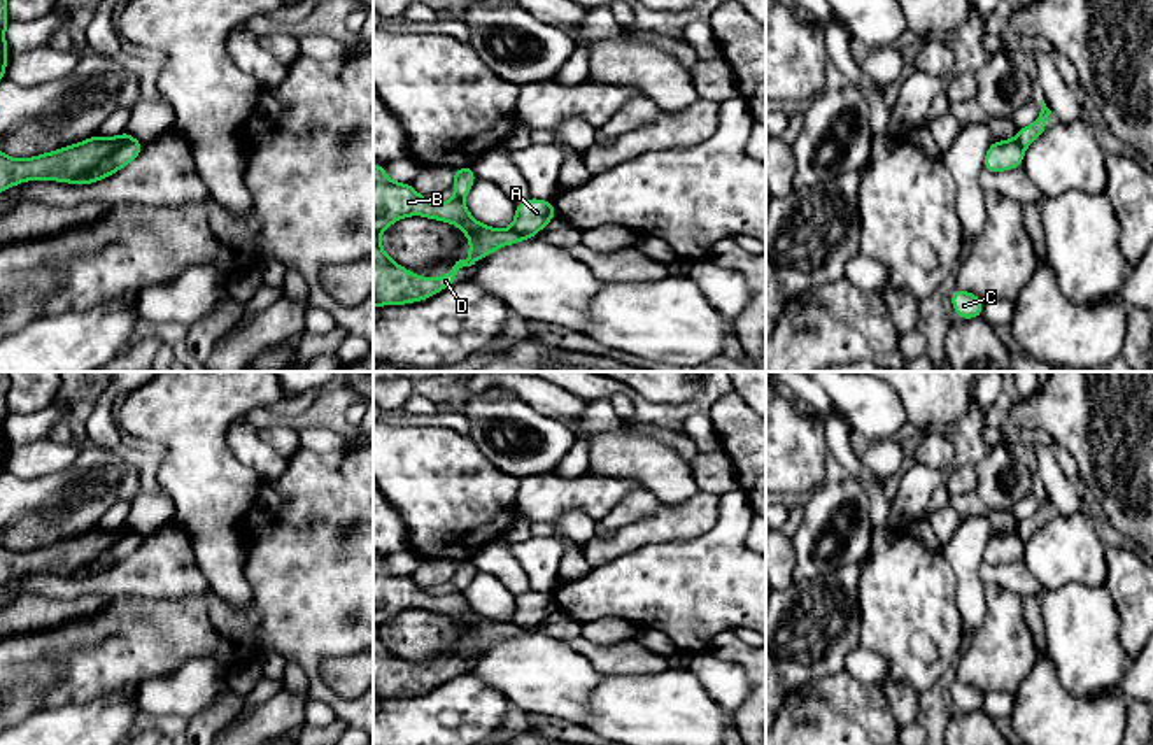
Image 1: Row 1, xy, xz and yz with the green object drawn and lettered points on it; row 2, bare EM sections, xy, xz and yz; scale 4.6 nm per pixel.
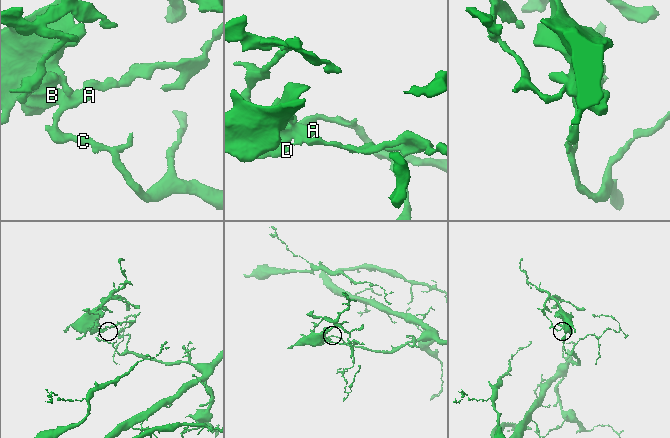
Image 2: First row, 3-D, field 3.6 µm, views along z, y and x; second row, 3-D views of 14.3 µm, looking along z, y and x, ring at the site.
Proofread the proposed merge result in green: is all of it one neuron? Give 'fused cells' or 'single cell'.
fused cells

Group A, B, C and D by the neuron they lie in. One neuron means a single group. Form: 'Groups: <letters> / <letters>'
Groups: A C / B D

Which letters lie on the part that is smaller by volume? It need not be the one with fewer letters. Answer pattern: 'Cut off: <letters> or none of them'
Cut off: B, D

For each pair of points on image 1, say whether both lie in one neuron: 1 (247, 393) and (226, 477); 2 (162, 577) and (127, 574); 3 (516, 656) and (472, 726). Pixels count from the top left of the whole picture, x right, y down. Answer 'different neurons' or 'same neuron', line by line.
1: same neuron
2: same neuron
3: different neurons

